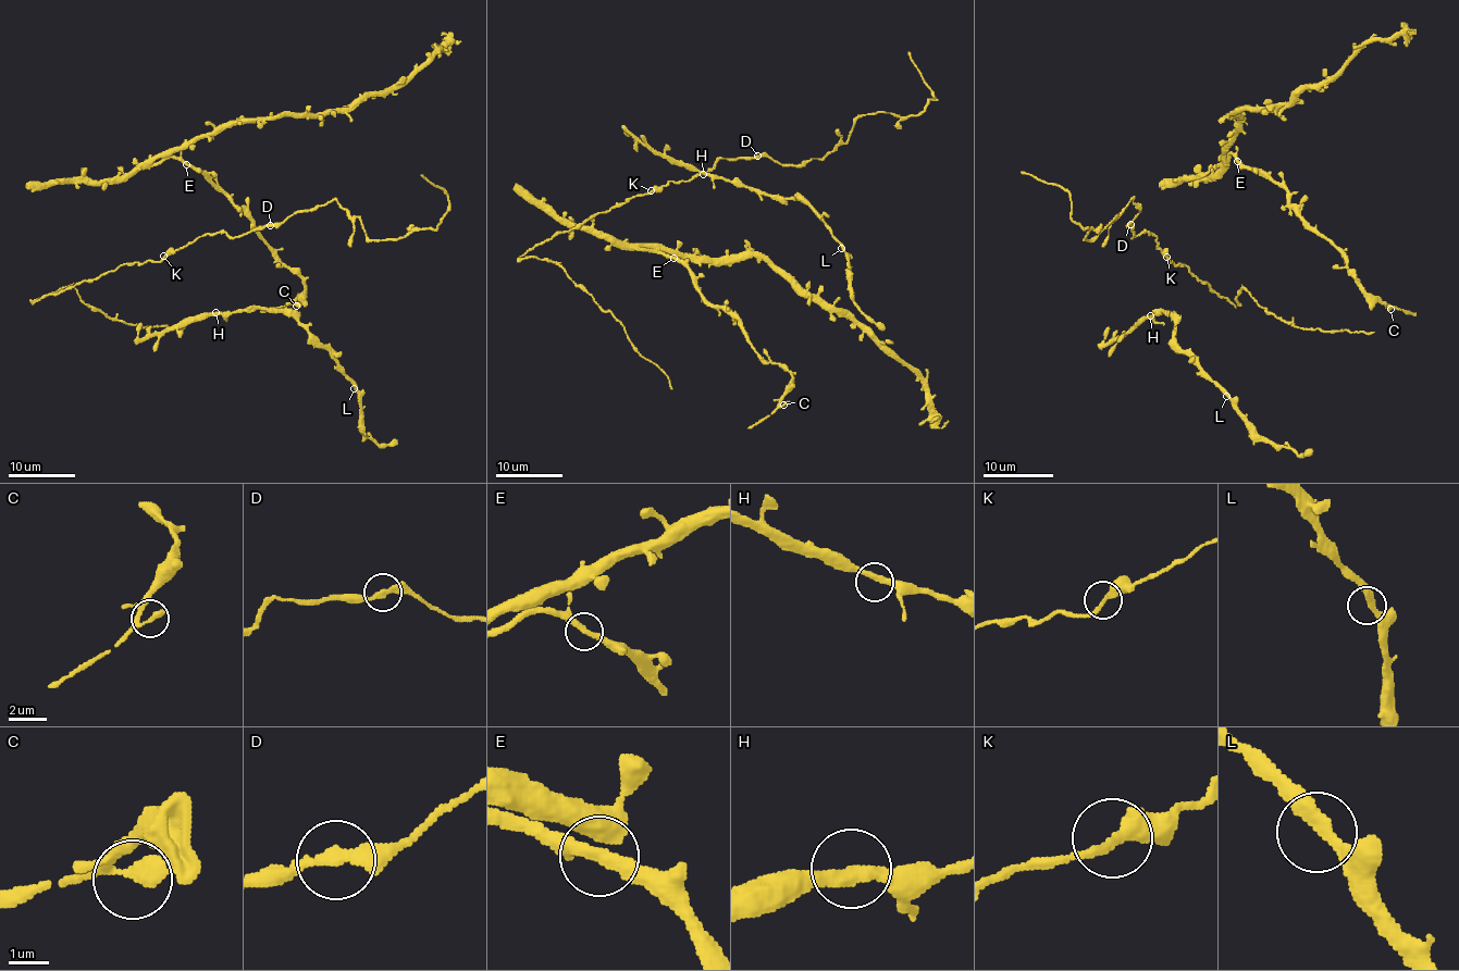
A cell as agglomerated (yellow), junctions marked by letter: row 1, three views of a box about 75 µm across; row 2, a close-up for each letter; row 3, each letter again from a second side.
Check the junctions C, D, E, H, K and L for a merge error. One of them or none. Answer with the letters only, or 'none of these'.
none of these

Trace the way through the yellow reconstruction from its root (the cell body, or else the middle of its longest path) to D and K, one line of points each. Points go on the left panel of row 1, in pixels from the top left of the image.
D: (126, 262), (161, 261), (200, 236), (224, 233), (239, 237), (271, 225)
K: (126, 262), (143, 264), (159, 261), (164, 256)

